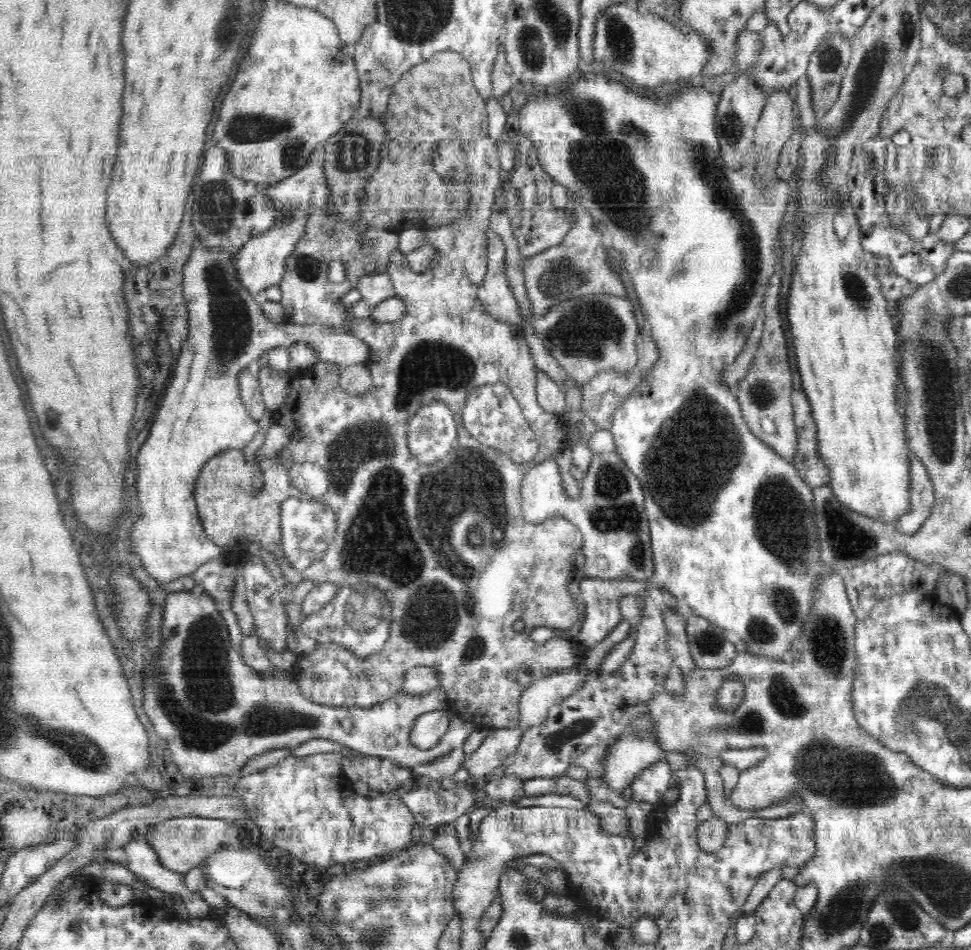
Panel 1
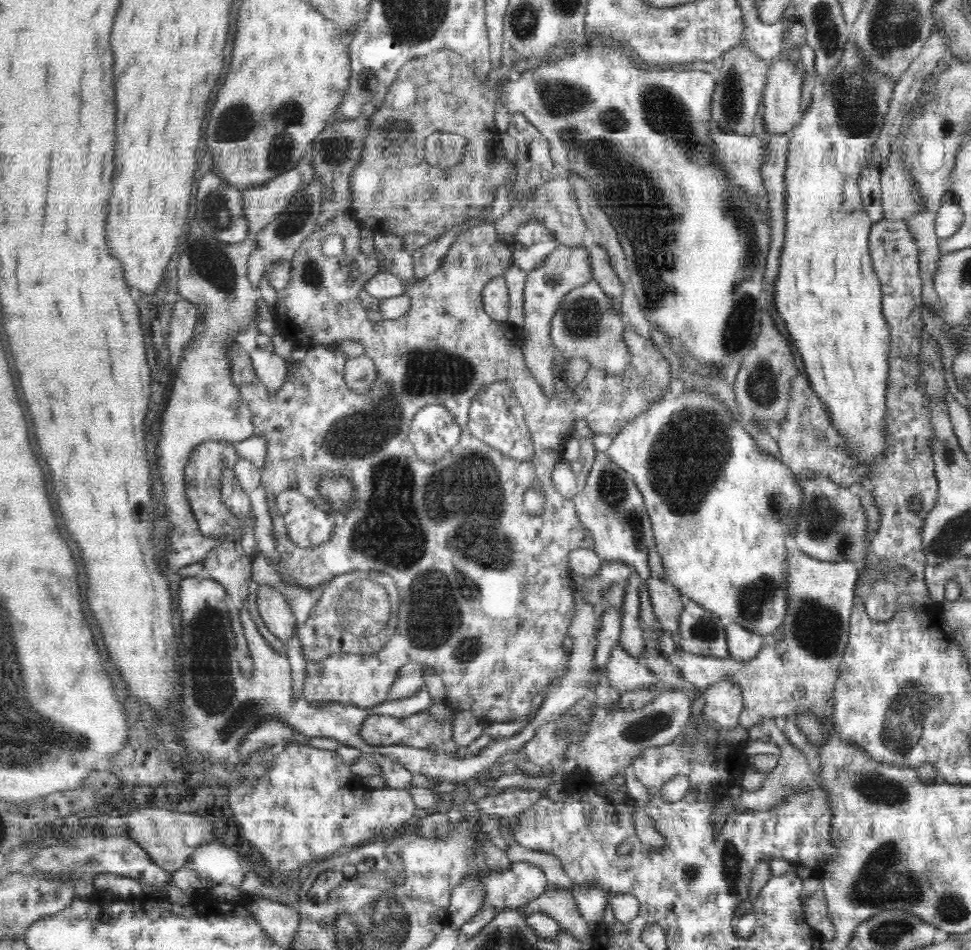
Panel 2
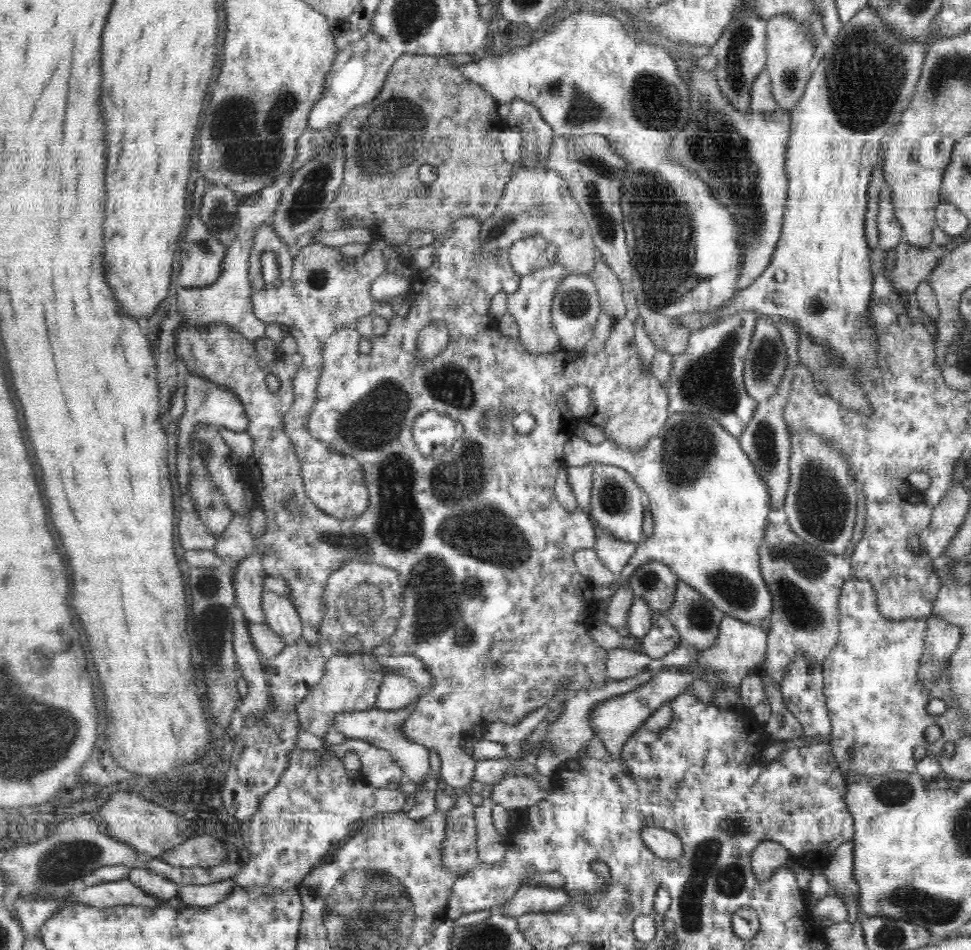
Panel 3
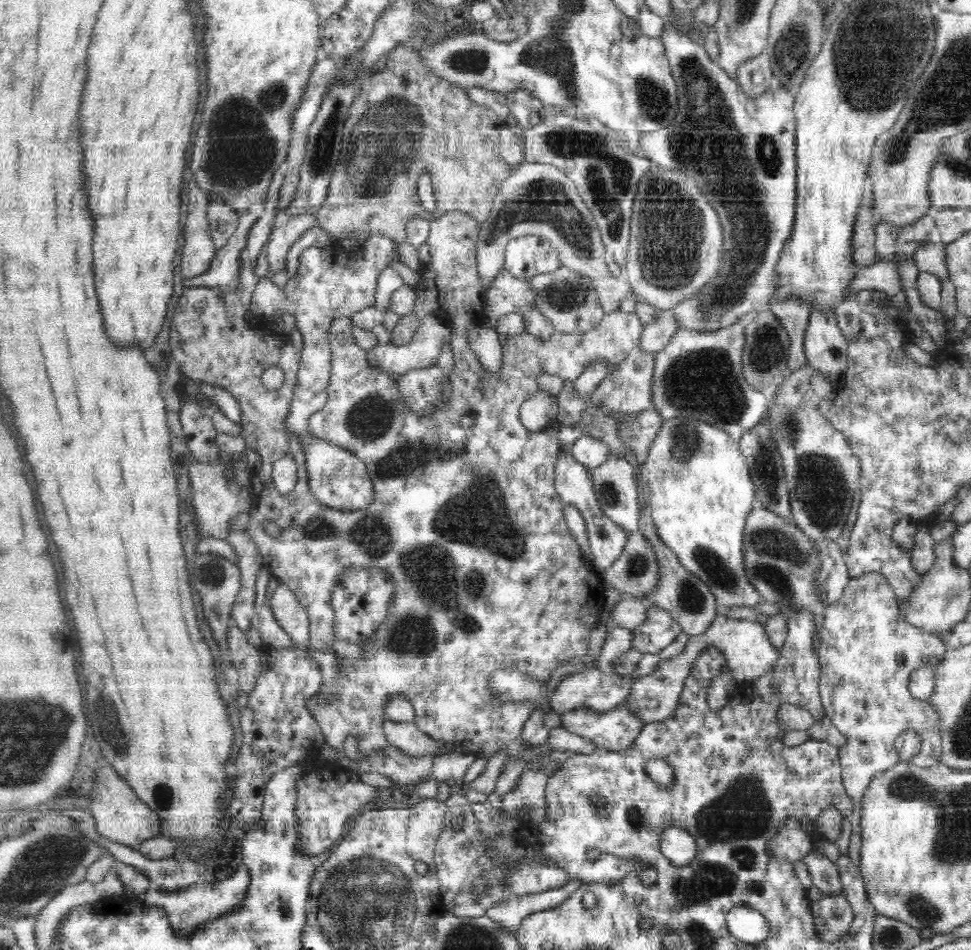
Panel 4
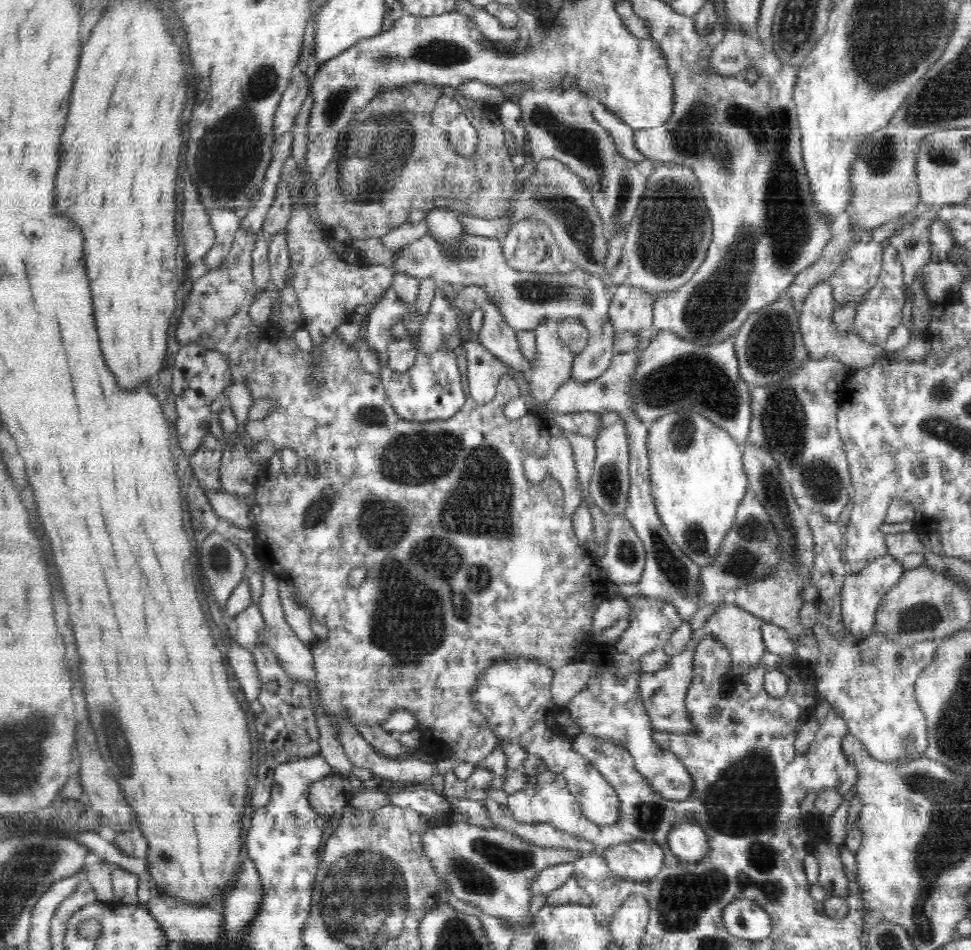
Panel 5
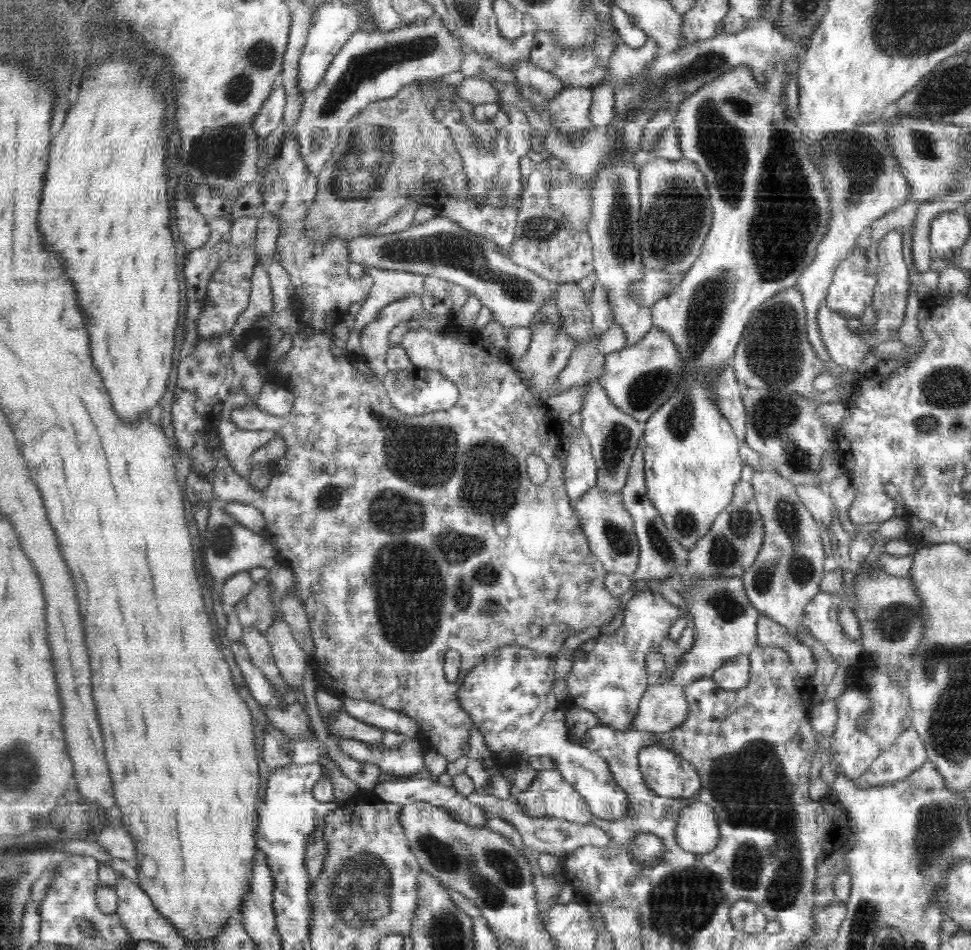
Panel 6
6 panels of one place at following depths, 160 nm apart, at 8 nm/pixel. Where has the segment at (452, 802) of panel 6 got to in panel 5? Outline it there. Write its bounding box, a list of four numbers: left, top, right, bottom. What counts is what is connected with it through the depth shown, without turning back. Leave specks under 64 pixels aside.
[387,784,452,825]

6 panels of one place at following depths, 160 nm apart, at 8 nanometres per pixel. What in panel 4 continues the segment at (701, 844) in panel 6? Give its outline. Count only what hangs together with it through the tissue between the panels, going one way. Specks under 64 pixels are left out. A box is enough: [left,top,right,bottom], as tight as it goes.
[659,826,696,866]

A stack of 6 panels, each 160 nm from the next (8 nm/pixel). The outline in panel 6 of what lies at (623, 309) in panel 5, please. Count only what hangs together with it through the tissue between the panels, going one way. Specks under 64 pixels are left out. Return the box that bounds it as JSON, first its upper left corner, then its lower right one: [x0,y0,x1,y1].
[632,271,684,308]

